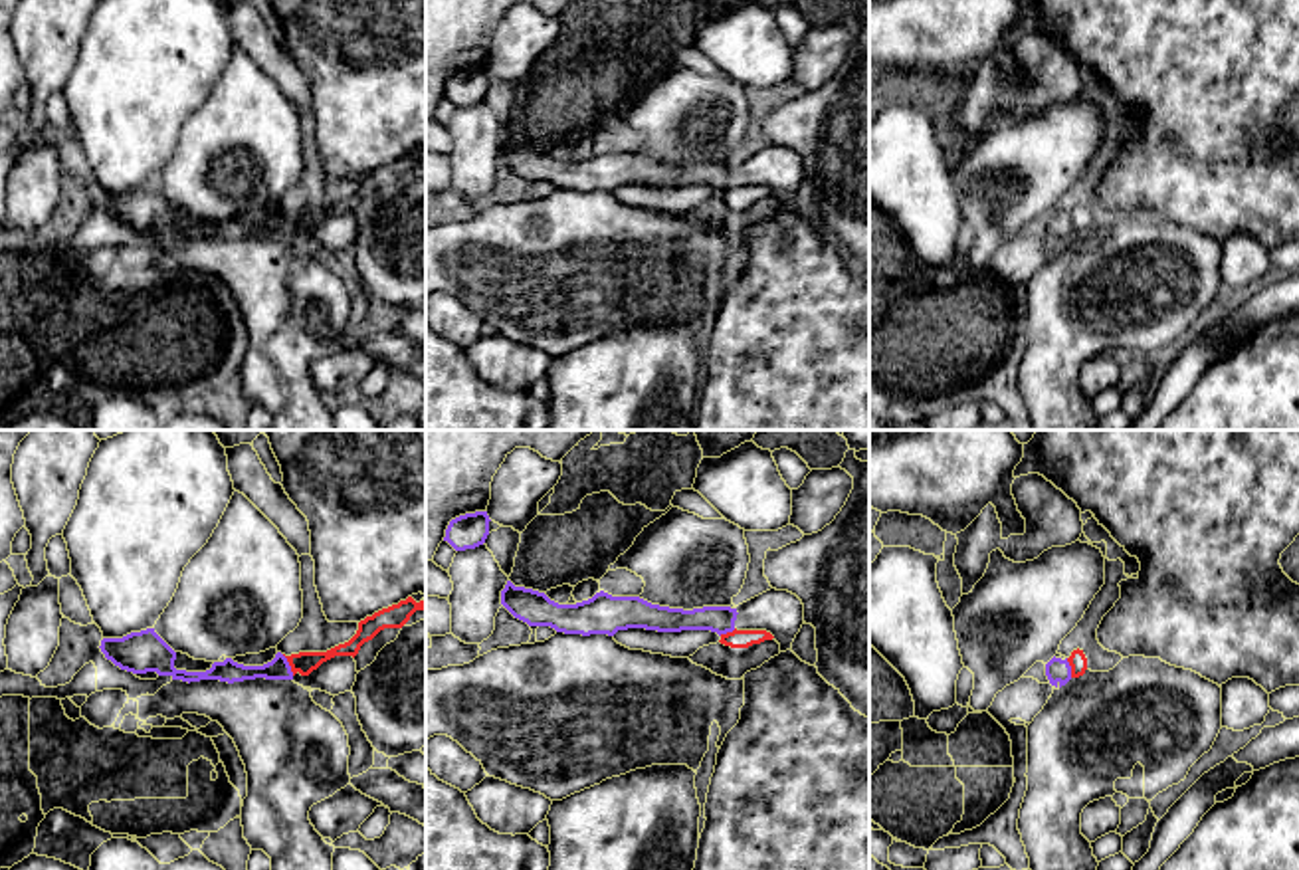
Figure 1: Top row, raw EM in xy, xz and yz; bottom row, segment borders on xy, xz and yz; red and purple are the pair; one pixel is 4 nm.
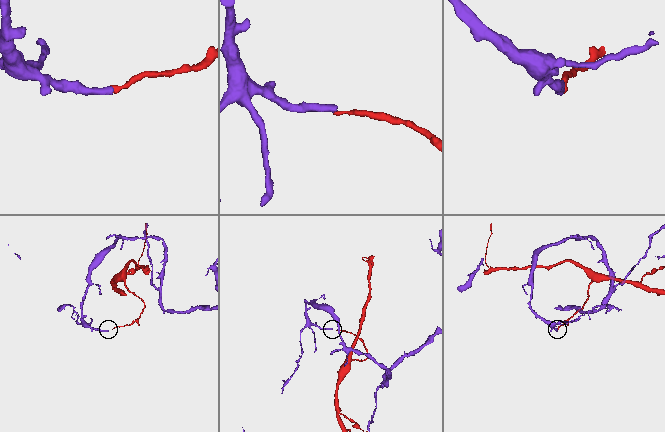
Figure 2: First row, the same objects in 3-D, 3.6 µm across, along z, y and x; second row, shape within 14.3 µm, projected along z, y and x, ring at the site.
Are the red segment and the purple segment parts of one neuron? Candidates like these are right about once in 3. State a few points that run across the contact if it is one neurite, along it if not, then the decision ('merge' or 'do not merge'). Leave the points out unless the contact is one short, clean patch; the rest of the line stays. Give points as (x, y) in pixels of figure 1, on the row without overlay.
xy (282, 211), (294, 230) | do not merge

